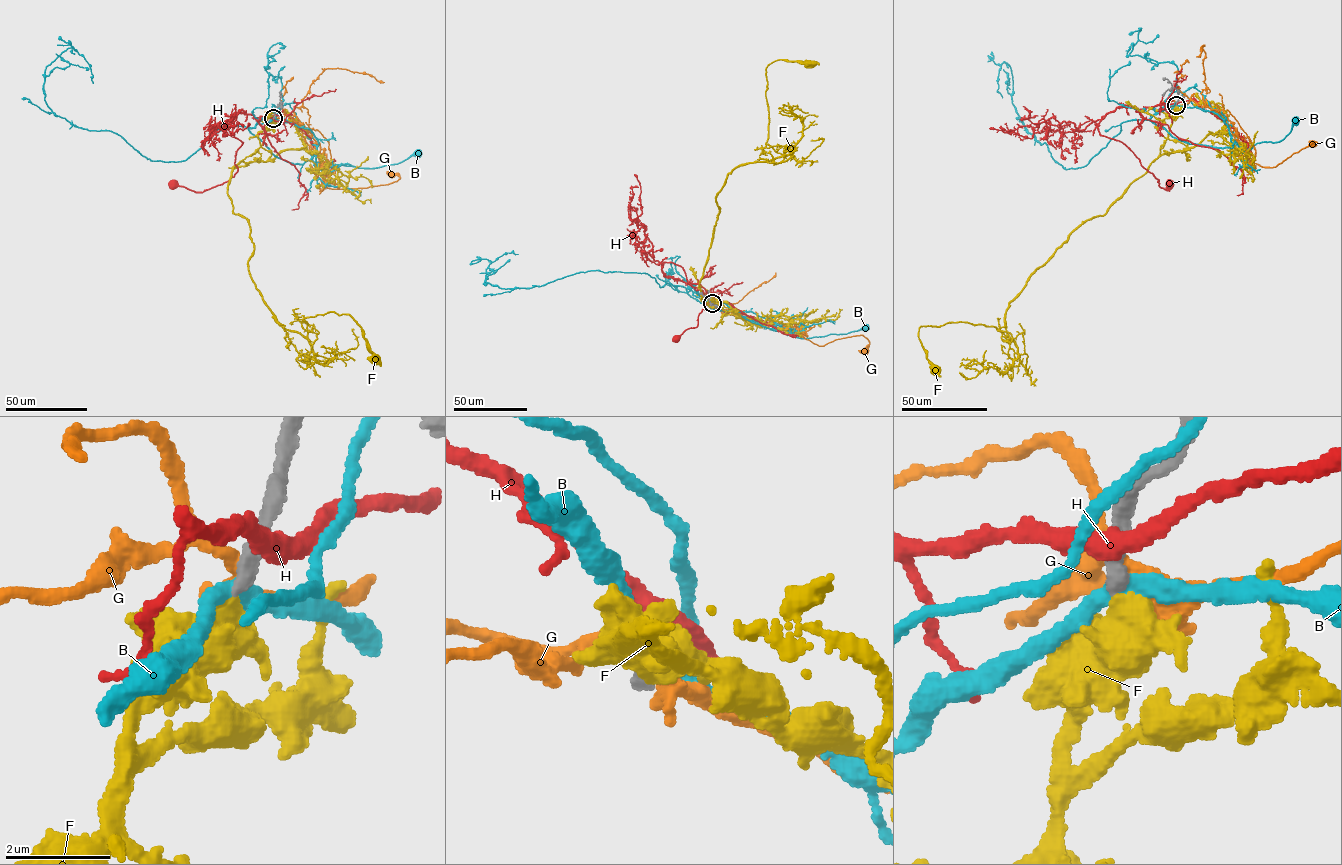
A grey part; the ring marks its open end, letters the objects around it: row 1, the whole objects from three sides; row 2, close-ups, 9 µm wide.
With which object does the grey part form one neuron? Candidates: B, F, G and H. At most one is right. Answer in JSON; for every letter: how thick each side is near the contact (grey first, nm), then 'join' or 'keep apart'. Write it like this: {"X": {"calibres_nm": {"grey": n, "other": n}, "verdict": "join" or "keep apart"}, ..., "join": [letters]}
{"B": {"calibres_nm": {"grey": 320, "other": 280}, "verdict": "keep apart"}, "F": {"calibres_nm": {"grey": 280, "other": 440}, "verdict": "join"}, "G": {"calibres_nm": {"grey": 360, "other": 220}, "verdict": "keep apart"}, "H": {"calibres_nm": {"grey": 400, "other": 360}, "verdict": "keep apart"}, "join": ["F"]}

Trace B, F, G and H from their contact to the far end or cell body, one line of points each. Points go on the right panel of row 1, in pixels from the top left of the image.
B: (1176, 105), (1197, 107), (1218, 115), (1232, 139), (1246, 151), (1261, 142), (1284, 139), (1295, 121)
F: (1176, 105), (1147, 172), (1071, 233), (1009, 303), (1005, 326), (1016, 345), (993, 326), (920, 326), (935, 370)
G: (1176, 104), (1193, 100), (1220, 114), (1238, 133), (1253, 162), (1262, 166), (1276, 166), (1313, 144)
H: (1175, 104), (1117, 107), (1097, 126), (1100, 134), (1126, 145), (1160, 187), (1169, 190), (1169, 182)

